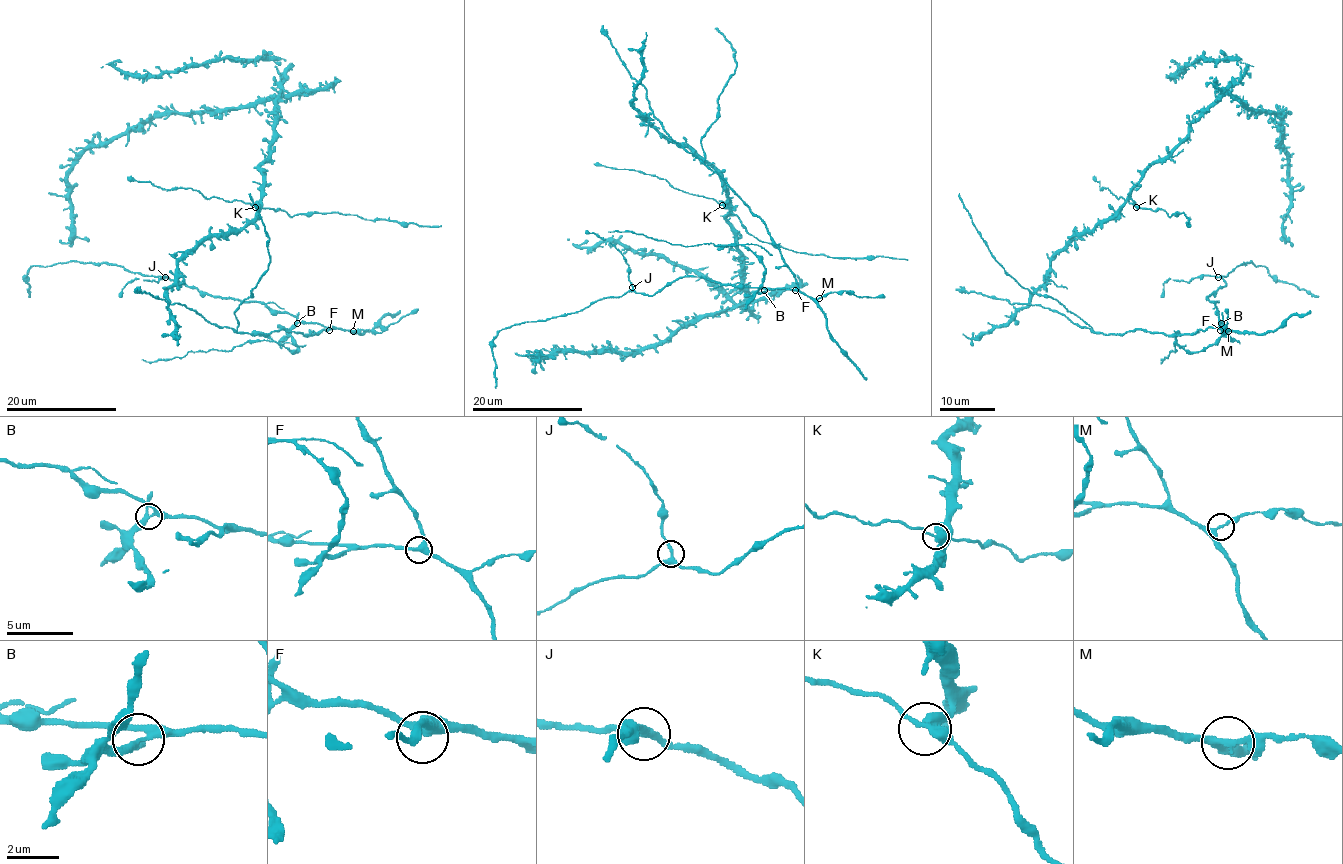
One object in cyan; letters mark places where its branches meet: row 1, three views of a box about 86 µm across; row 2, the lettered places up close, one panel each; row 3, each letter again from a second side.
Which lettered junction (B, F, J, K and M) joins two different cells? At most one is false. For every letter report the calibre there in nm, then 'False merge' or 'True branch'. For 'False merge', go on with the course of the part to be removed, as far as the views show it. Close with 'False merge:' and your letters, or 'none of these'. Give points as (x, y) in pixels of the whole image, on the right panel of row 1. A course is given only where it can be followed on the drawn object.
B: Thickness 260 nm. False merge. Course of the part to remove: (1220, 323), (1220, 337), (1214, 344), (1187, 352), (1176, 340), (1173, 342), (1176, 351), (1161, 362), (1162, 359)
F: Thickness 360 nm. True branch
J: Thickness 260 nm. True branch
K: Thickness 320 nm. True branch
M: Thickness 240 nm. True branch
False merge: B

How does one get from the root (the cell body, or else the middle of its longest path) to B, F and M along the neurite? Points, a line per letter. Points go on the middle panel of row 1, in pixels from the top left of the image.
B: (635, 90), (636, 79), (661, 126), (763, 222), (797, 284), (763, 290)
F: (635, 90), (636, 79), (646, 89), (648, 108), (661, 126), (712, 169), (763, 222), (795, 280), (795, 290)
M: (635, 90), (636, 79), (646, 89), (648, 108), (661, 126), (712, 169), (763, 222), (797, 287), (819, 298)

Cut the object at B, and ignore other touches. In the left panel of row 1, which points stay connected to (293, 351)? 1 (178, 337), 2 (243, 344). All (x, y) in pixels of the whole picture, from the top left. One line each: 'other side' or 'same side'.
1: other side
2: same side

